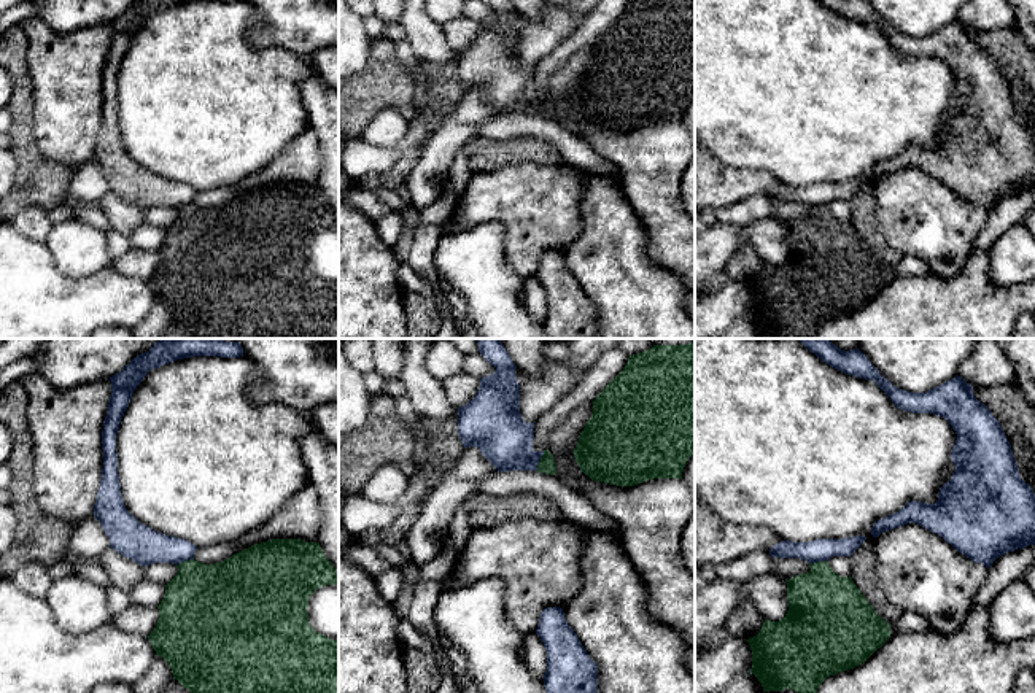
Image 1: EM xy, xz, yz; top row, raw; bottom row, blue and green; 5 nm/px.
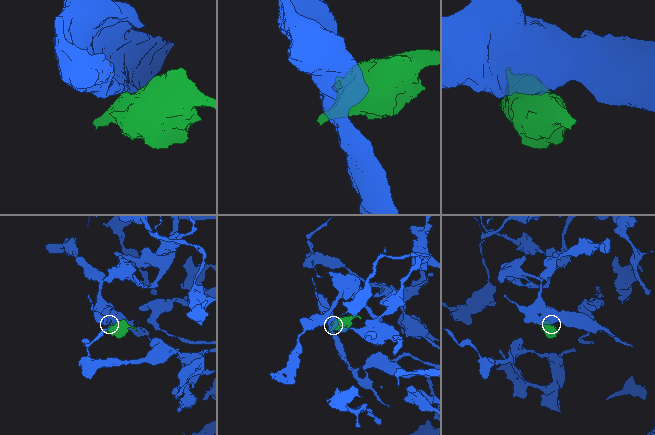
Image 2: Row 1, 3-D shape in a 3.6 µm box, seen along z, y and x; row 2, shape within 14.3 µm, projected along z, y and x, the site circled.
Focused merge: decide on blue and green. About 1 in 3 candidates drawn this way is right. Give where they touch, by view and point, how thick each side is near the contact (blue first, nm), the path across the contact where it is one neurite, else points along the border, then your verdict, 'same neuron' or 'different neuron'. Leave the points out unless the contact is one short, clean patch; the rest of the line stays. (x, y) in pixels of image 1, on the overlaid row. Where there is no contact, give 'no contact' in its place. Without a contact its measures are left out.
meets blue in xz at (539, 460); 280 nm thick on the blue side, 80 nm on the other; border along xz (544, 452), (536, 469); different neuron

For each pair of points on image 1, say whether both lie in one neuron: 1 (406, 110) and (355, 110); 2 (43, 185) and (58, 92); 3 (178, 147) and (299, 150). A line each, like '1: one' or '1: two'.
1: one
2: two
3: two

